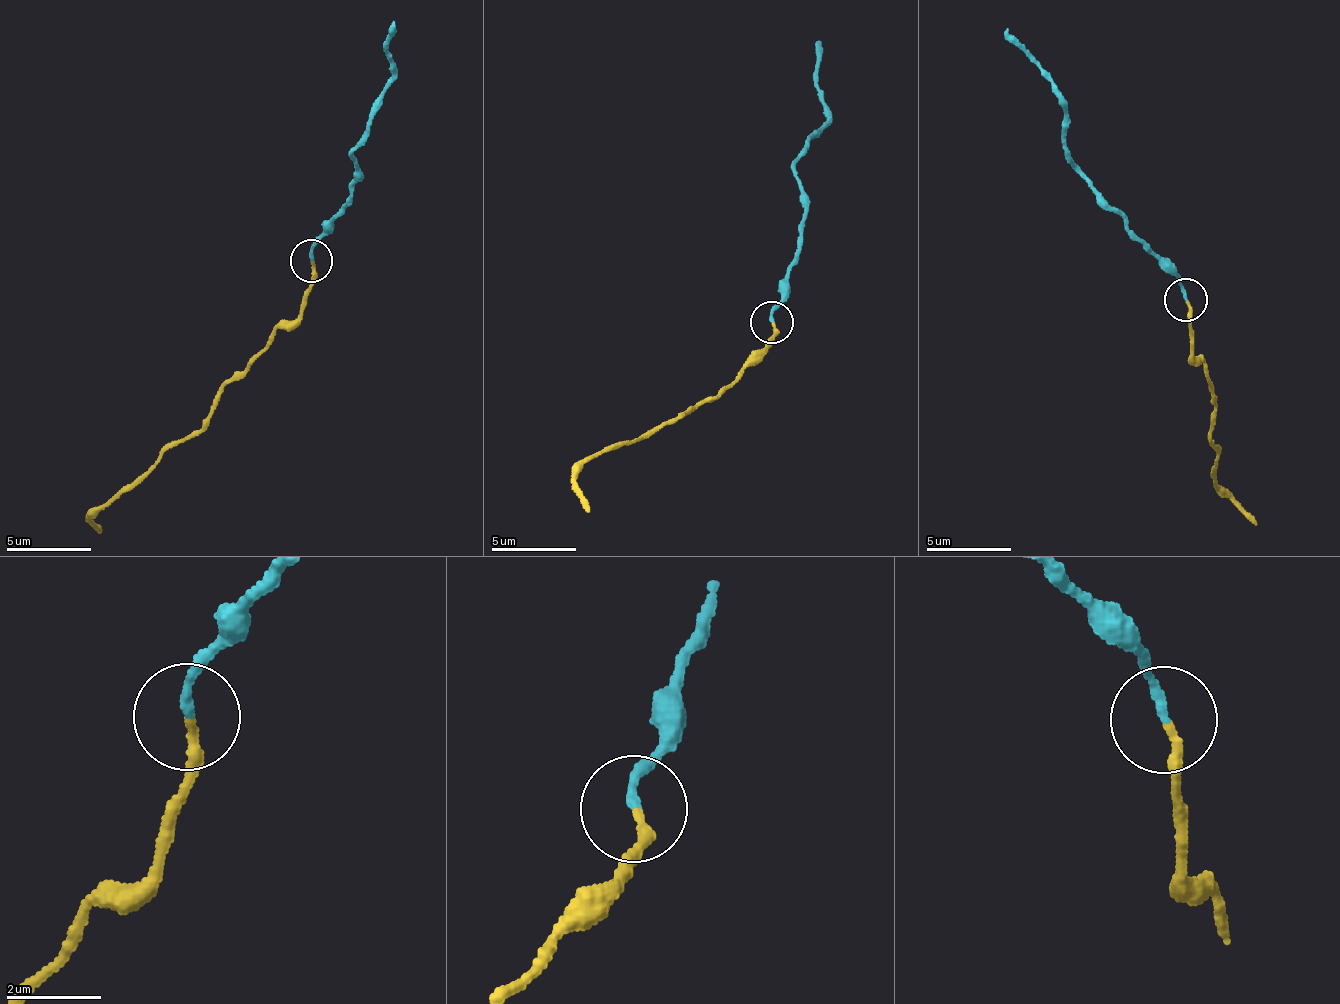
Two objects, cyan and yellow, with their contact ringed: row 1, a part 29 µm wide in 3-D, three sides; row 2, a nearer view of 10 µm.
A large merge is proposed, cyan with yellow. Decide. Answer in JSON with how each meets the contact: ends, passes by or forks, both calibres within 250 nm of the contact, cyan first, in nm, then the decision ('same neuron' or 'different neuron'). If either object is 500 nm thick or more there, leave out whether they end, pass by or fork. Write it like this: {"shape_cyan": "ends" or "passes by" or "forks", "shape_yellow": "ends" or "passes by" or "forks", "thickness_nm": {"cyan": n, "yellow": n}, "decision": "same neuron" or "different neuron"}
{"shape_cyan": "ends", "shape_yellow": "ends", "thickness_nm": {"cyan": 180, "yellow": 180}, "decision": "same neuron"}

